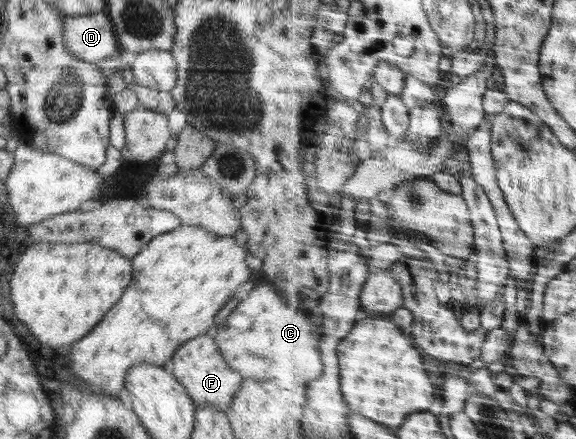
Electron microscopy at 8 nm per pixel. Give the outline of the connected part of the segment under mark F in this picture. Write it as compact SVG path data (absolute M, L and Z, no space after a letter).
M200 334L180 345L174 352L168 368L178 382L186 388L186 393L194 402L194 409L210 407L228 412L234 394L240 389L243 380L238 371L228 366L226 360L222 358L215 339L208 334Z

